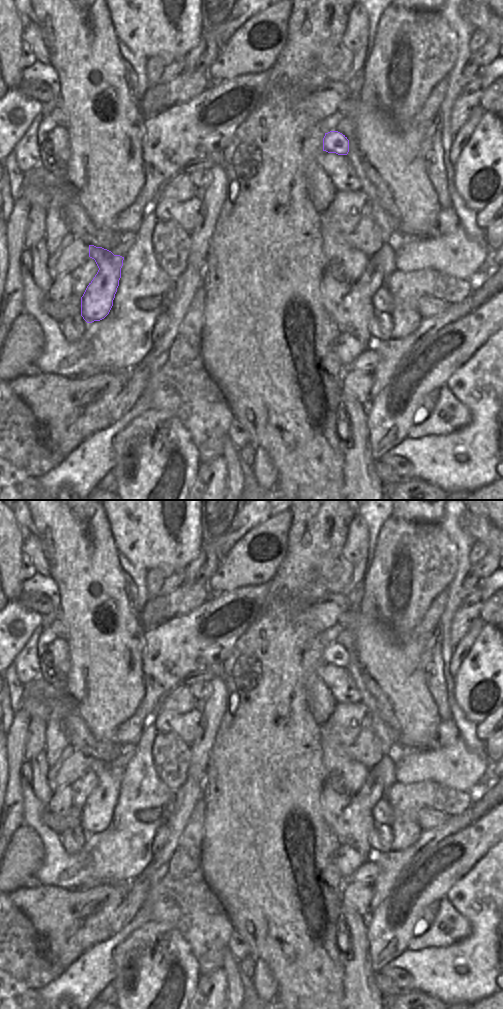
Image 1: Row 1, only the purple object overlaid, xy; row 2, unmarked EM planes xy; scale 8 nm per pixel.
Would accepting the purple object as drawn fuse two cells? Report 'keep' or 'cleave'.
keep

